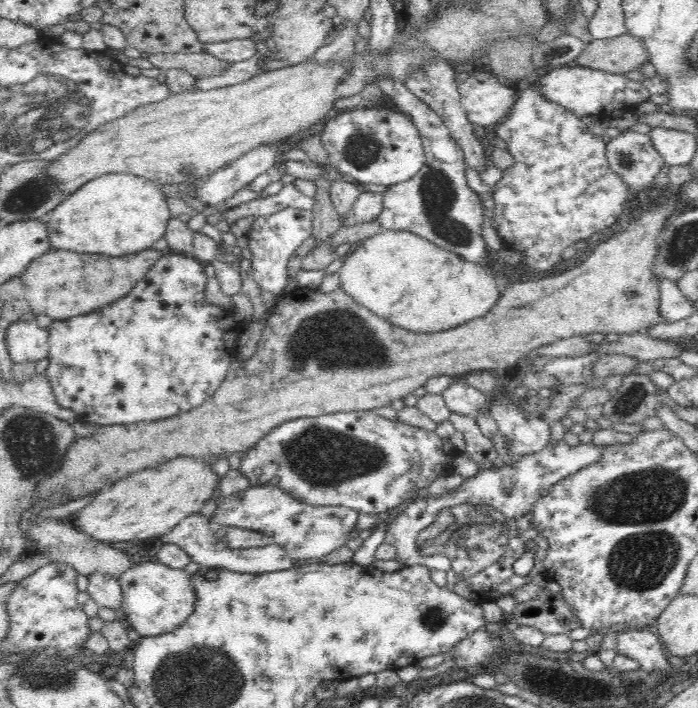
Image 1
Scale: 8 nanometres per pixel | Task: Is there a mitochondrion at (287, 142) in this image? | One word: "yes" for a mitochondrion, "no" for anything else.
no

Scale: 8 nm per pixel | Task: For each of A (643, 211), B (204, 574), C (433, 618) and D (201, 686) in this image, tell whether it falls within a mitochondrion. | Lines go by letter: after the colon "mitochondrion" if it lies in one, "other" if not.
A: other
B: other
C: mitochondrion
D: mitochondrion

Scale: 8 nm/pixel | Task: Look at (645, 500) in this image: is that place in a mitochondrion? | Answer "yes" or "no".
yes

